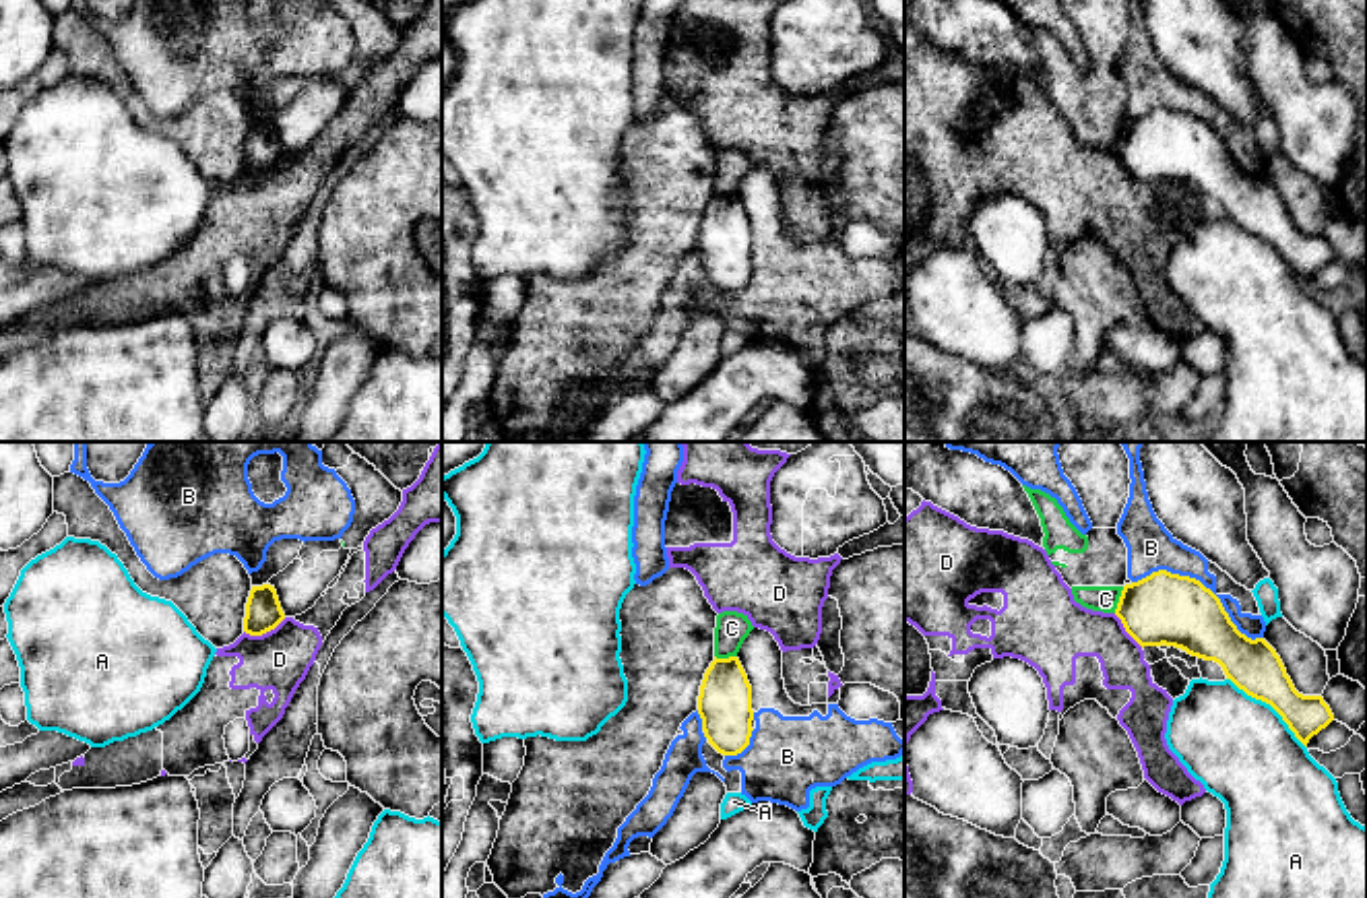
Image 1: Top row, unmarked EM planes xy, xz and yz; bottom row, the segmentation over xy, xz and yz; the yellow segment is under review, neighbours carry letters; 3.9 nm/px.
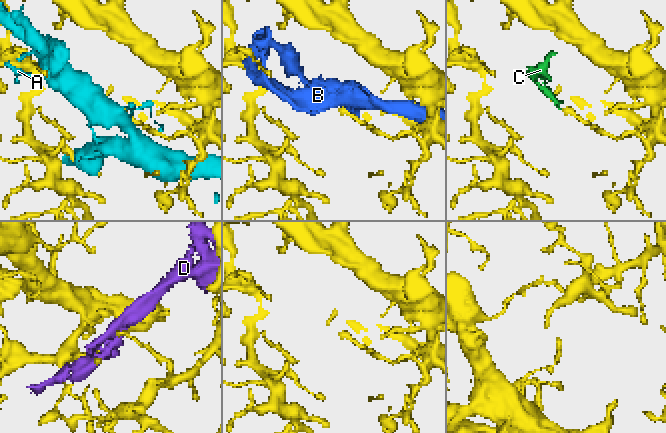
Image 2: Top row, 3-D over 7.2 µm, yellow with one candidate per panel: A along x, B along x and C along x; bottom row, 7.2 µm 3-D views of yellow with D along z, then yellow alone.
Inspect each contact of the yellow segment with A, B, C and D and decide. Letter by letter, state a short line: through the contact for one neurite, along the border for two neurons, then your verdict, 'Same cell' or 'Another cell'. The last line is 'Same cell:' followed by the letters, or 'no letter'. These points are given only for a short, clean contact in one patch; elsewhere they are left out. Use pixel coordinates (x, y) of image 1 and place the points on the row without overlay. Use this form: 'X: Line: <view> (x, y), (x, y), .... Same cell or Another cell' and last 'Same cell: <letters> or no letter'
A: Another cell
B: Another cell
C: Line: yz (1124, 124), (1114, 149). Another cell
D: Another cell
Same cell: no letter

